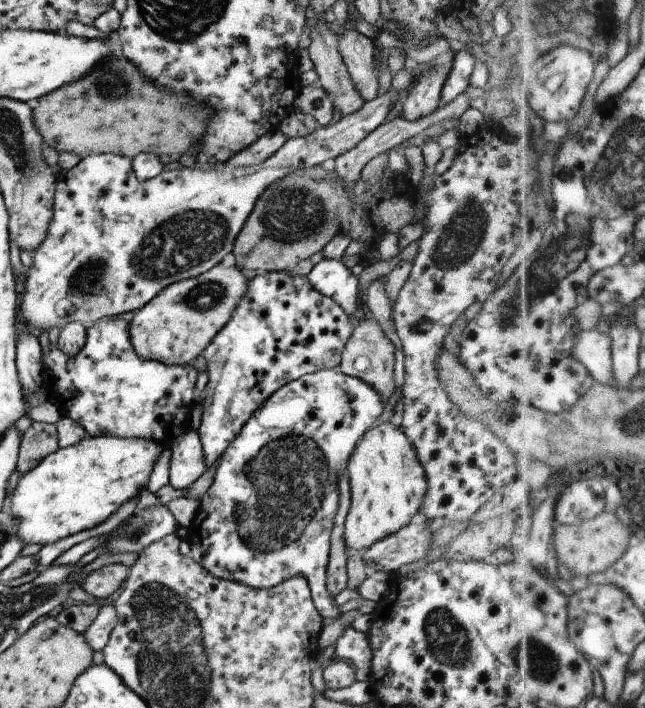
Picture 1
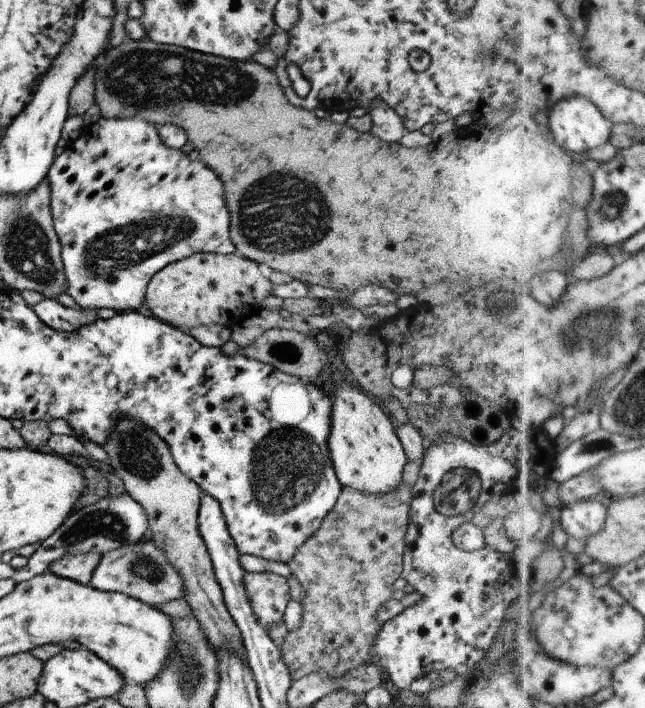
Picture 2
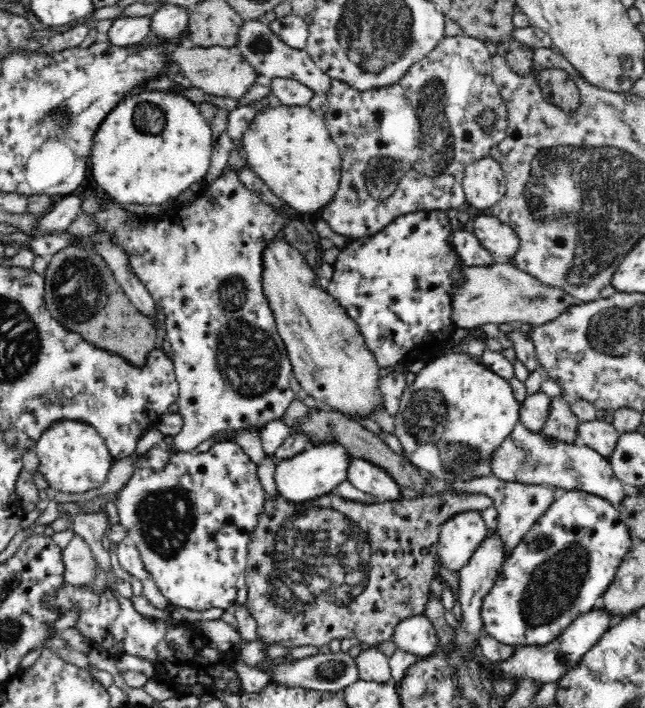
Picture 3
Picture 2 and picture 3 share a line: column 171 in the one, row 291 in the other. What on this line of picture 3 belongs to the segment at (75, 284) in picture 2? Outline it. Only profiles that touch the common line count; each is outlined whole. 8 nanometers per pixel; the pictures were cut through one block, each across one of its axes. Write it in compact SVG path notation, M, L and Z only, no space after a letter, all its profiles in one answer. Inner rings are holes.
M226 166L224 172L221 172L220 176L212 184L207 185L205 190L194 201L171 217L164 214L138 215L132 213L128 208L124 209L124 207L120 207L118 202L114 203L112 201L110 203L110 200L104 198L104 191L99 188L94 189L91 194L91 196L97 196L100 200L98 210L92 214L95 221L99 224L99 231L107 232L111 236L113 243L119 244L119 247L127 254L129 267L132 269L133 274L146 287L146 290L152 295L157 306L160 306L165 314L166 340L172 345L175 377L179 382L178 413L183 418L183 426L180 432L173 436L172 442L169 445L166 445L166 449L170 450L170 452L174 448L182 452L194 452L200 442L208 440L208 438L220 432L220 430L238 431L248 430L248 428L260 428L261 430L268 422L282 419L286 409L297 398L290 389L290 375L293 374L293 367L287 354L287 348L278 333L274 315L270 310L268 299L264 295L264 289L262 288L262 270L264 270L262 254L266 250L266 246L274 238L282 236L280 230L286 228L288 217L282 211L278 211L275 206L265 203L259 197L258 193L246 188L238 176L239 171L232 169L230 166Z

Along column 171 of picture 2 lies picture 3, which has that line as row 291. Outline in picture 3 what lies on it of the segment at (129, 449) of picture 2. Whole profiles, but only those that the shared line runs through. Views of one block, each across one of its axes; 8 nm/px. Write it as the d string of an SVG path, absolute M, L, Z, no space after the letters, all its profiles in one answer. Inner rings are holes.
M510 262L491 265L466 266L460 268L463 283L451 294L452 320L460 329L475 329L482 325L521 322L534 328L547 324L560 316L577 301L561 288L554 288L540 282L535 276L516 268Z

